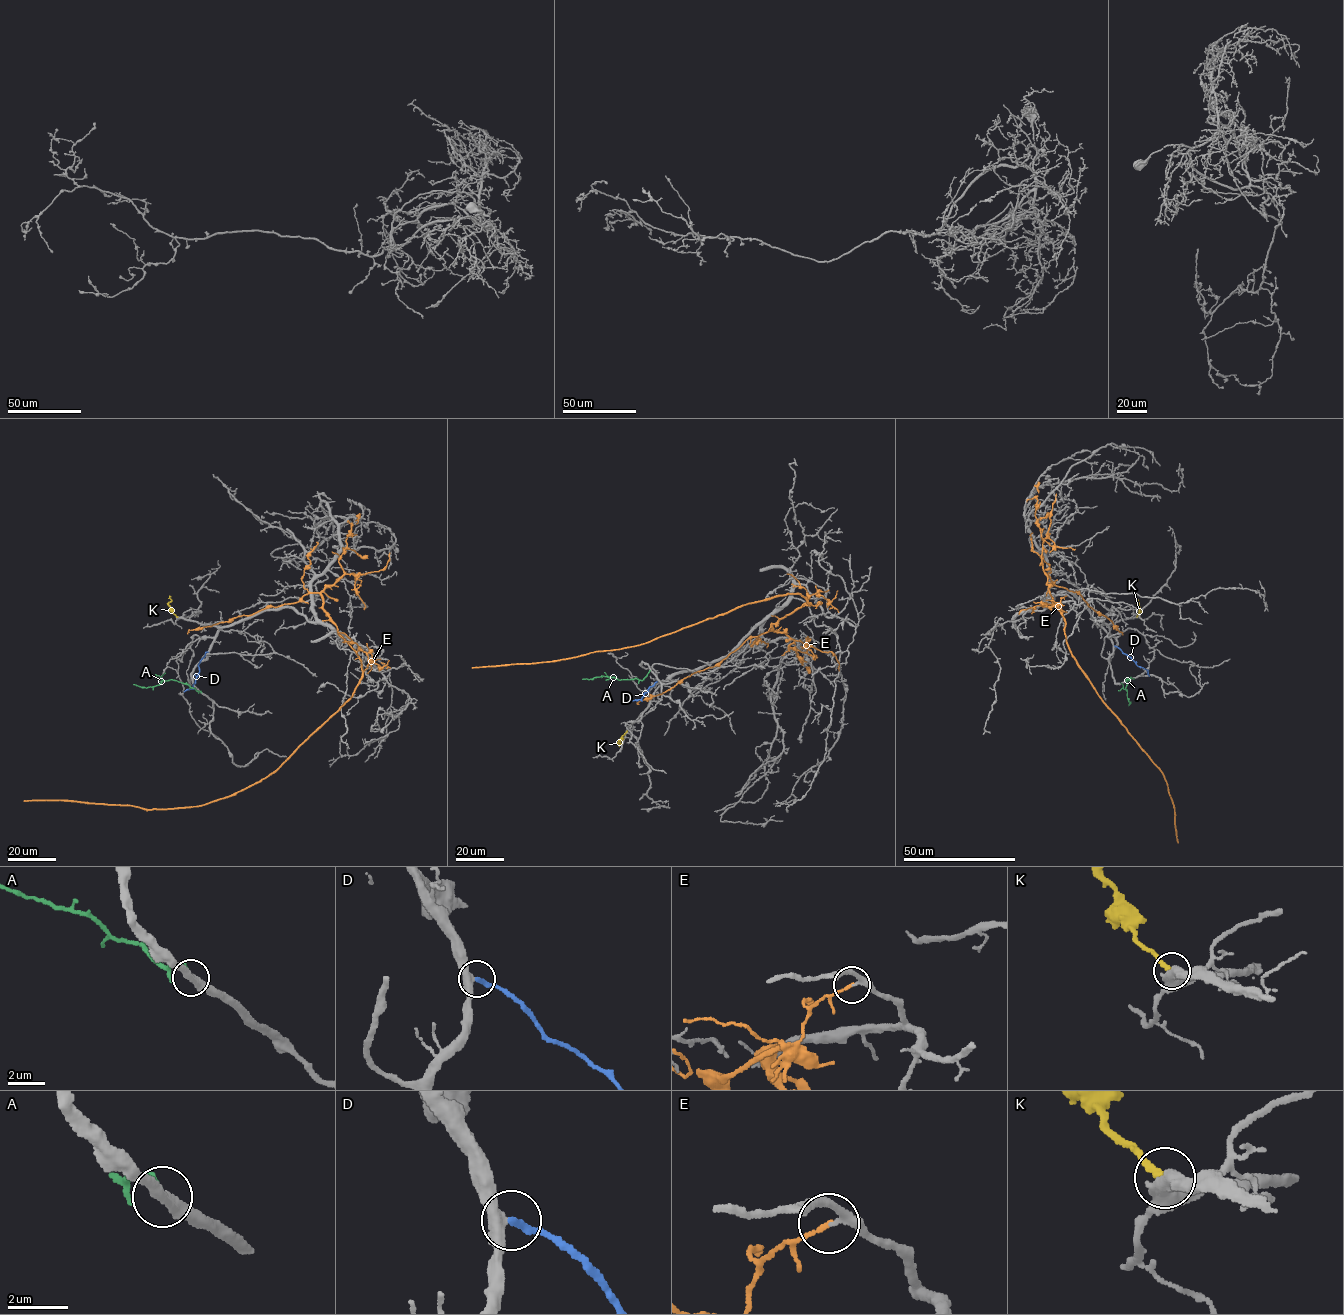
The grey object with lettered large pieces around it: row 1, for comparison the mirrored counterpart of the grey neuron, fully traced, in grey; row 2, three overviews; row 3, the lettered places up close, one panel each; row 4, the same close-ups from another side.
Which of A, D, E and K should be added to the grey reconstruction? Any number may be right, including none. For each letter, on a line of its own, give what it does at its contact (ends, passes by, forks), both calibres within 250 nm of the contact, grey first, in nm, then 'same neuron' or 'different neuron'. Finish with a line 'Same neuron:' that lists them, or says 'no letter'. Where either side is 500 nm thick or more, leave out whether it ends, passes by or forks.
A: it ends there; 360 nm thick on the grey side, 180 nm on the other; same neuron
D: it ends there; 420 nm thick on the grey side, 200 nm on the other; same neuron
E: it ends there; 180 nm thick on the grey side, 130 nm on the other; different neuron
K: it ends there; 480 nm thick on the grey side, 200 nm on the other; different neuron
Same neuron: A, D

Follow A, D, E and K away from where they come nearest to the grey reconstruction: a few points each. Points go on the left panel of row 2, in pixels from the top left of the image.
A: (201, 692), (173, 680), (145, 687), (133, 684)
D: (208, 652), (198, 665), (199, 673), (193, 686), (183, 691)
E: (390, 668), (370, 661), (359, 650), (362, 676), (353, 694), (279, 767), (231, 795), (170, 808), (23, 801)
K: (177, 617), (168, 604), (171, 600), (169, 595)

